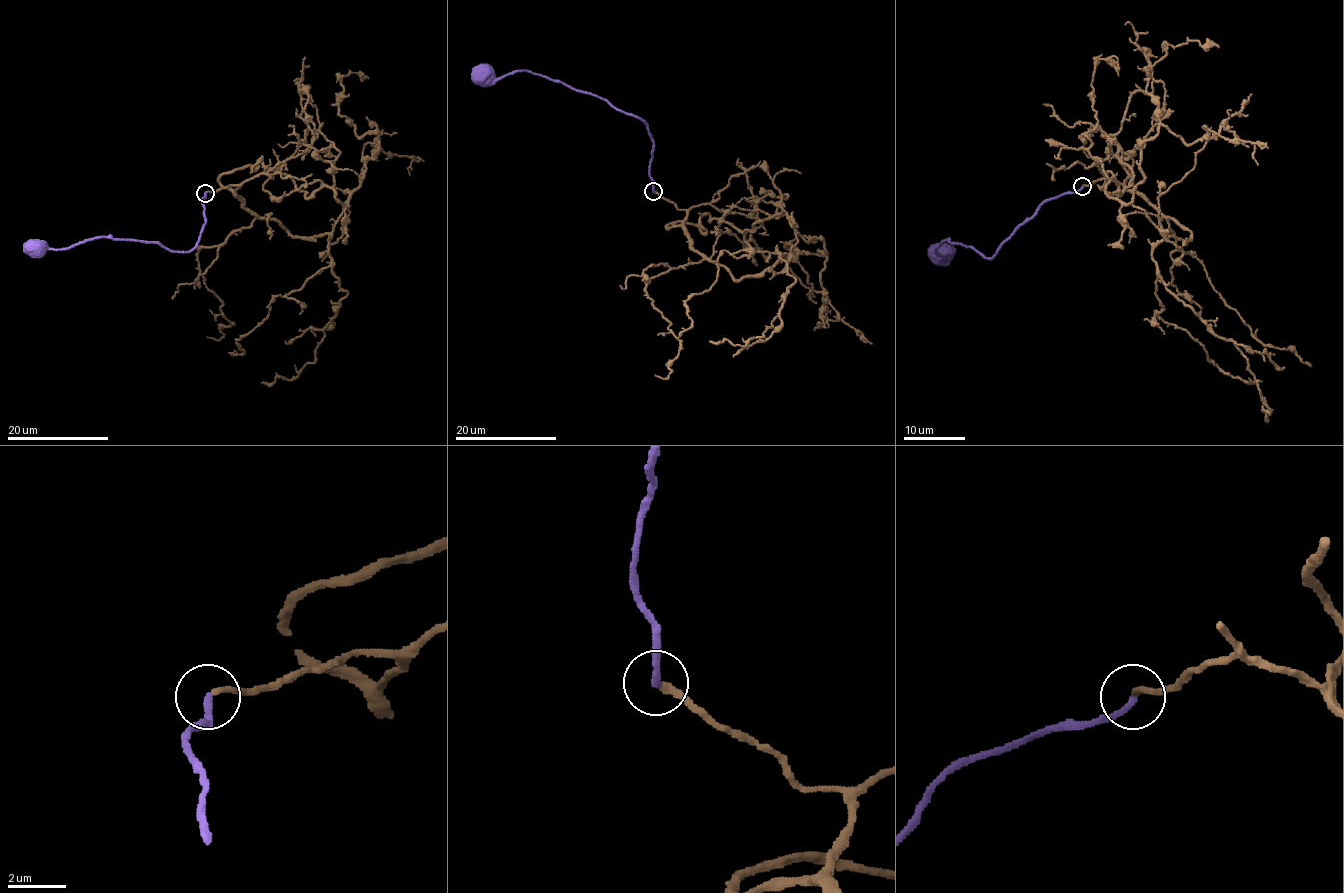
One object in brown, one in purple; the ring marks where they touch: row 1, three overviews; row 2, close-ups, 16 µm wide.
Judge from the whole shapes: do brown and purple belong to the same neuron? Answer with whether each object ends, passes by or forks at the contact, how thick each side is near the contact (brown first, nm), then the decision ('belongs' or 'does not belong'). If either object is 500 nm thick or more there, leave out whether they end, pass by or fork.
brown ends there; purple ends there; 220 nm thick on the brown side, 240 nm on the other; belongs

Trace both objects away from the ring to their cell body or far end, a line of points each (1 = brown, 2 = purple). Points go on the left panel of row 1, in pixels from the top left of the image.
1: (205, 192), (309, 146), (334, 147), (345, 207), (379, 142), (338, 113), (340, 76), (369, 78)
2: (205, 193), (205, 223), (189, 251), (111, 237), (64, 249), (35, 247)

